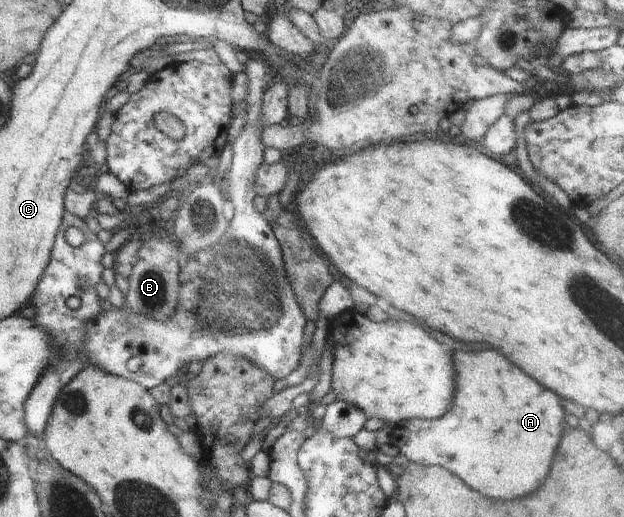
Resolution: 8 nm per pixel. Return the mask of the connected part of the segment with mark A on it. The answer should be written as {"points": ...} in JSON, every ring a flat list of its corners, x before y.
{"points":[[481,349,471,353,455,353,457,389,451,409,435,419,411,419,394,425,389,433,388,443,395,445,408,461,419,465,441,465,463,479,471,489,501,501,511,501,533,493,549,475,549,465,559,447,561,433,565,429,565,413,559,397,539,385,535,379,519,371,503,355,493,349]]}

